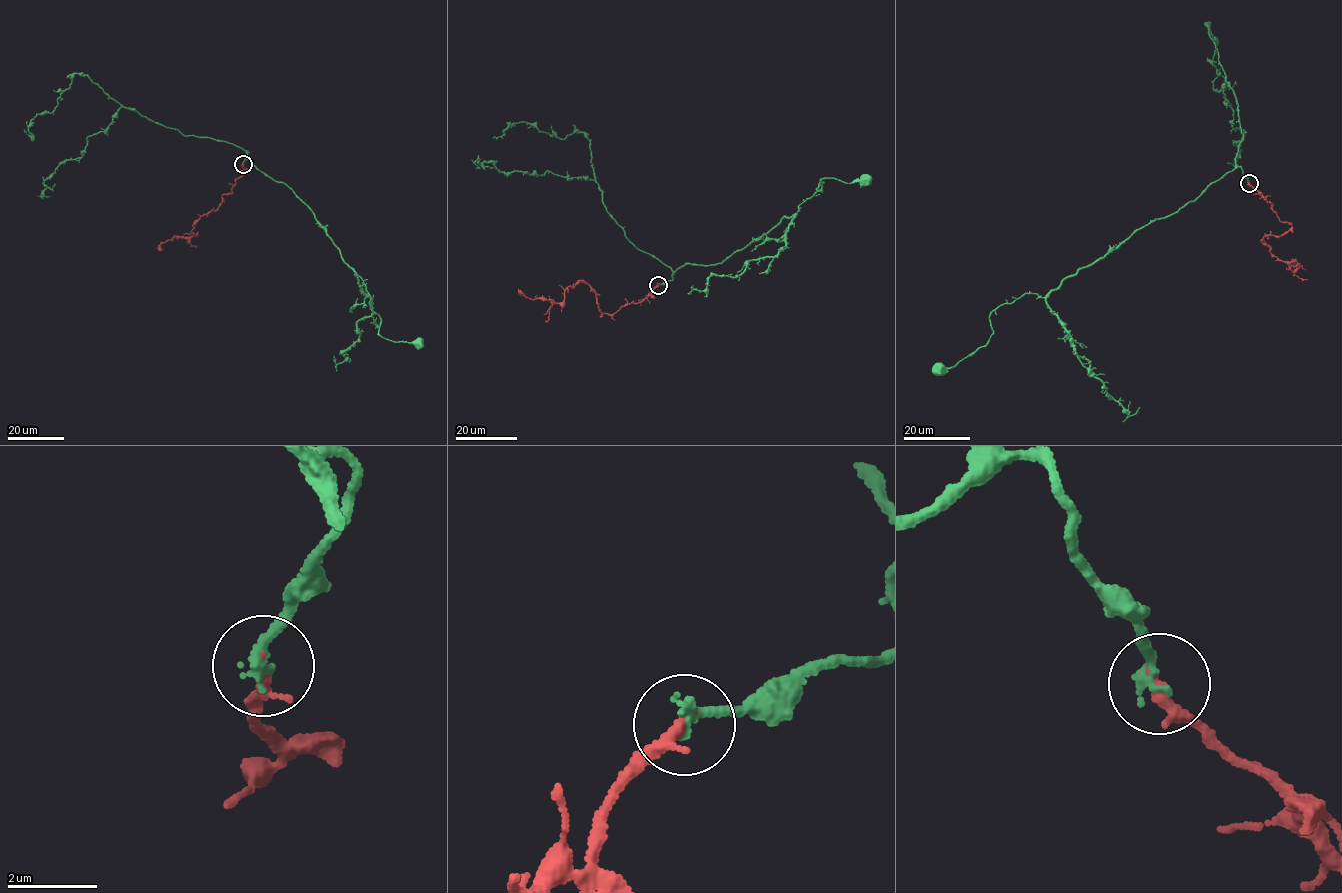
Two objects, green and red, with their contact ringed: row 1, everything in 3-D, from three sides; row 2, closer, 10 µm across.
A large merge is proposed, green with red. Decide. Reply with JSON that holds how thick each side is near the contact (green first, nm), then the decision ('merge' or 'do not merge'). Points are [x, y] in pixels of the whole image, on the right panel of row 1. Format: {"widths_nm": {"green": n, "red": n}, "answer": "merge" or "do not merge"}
{"widths_nm": {"green": 240, "red": 280}, "answer": "merge"}

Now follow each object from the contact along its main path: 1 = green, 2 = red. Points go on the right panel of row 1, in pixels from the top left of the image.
1: (1249, 183), (1237, 166), (1043, 297), (1025, 294), (1002, 304), (990, 315), (989, 341), (956, 365), (940, 370)
2: (1249, 183), (1280, 221), (1291, 222), (1280, 236), (1263, 240), (1275, 256), (1300, 263), (1292, 272)

